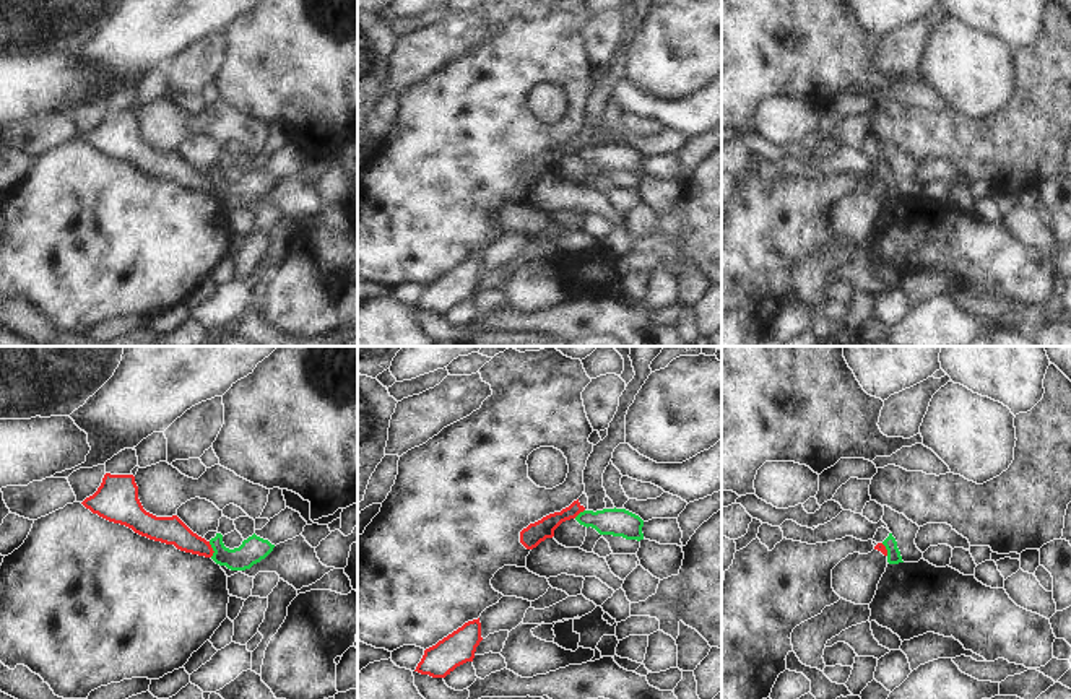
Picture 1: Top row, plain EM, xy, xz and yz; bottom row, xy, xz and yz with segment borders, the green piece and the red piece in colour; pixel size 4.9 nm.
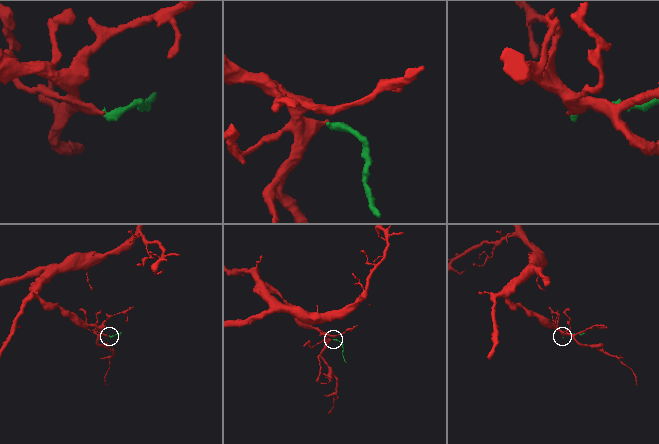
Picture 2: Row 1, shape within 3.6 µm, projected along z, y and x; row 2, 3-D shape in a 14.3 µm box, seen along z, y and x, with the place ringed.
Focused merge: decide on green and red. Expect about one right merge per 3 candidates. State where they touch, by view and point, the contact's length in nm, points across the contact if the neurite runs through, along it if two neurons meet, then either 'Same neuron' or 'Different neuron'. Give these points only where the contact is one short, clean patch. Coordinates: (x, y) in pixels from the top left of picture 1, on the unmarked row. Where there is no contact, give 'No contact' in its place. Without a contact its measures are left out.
Touches green at xy (213, 186). Shared border 80 nm. Boundary: xy (208, 178), (213, 187), (212, 192). Different neuron.

